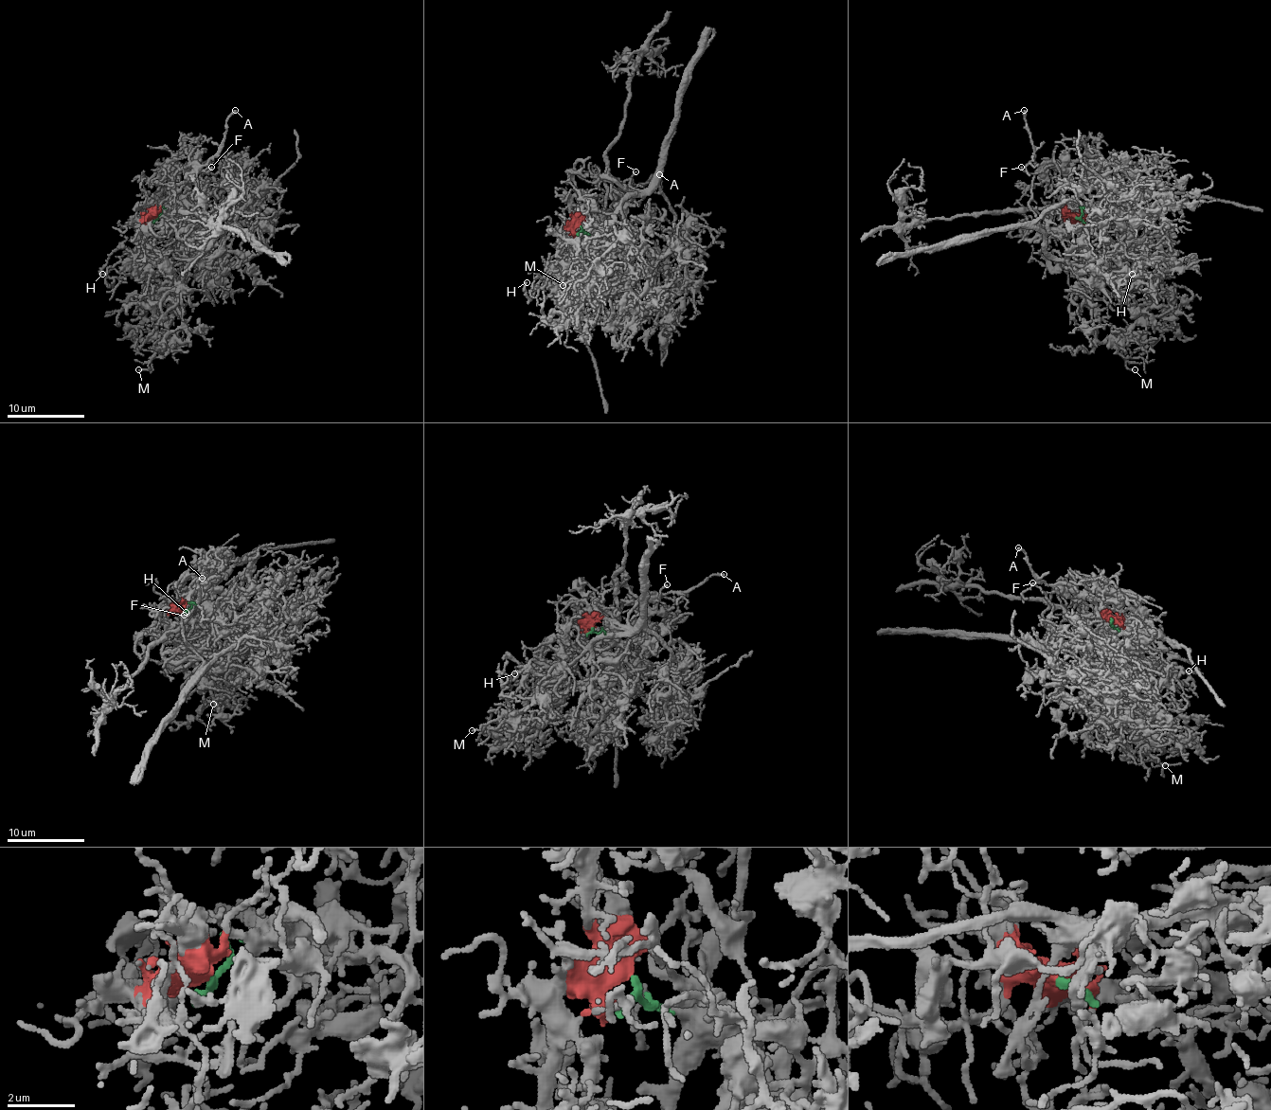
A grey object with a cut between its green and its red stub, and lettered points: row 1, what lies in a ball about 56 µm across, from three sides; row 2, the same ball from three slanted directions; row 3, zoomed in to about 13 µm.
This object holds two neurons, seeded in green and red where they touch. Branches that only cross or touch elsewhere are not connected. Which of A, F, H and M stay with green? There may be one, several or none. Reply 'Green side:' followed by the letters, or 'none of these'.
Green side: none of these

